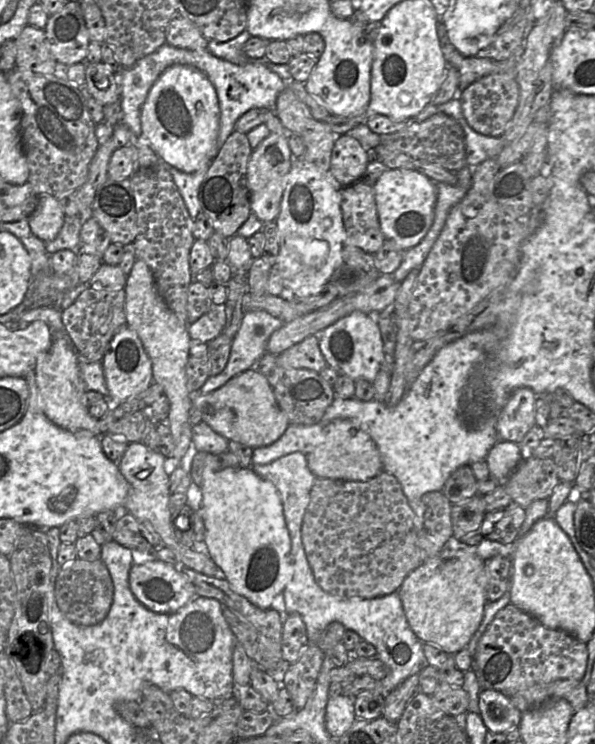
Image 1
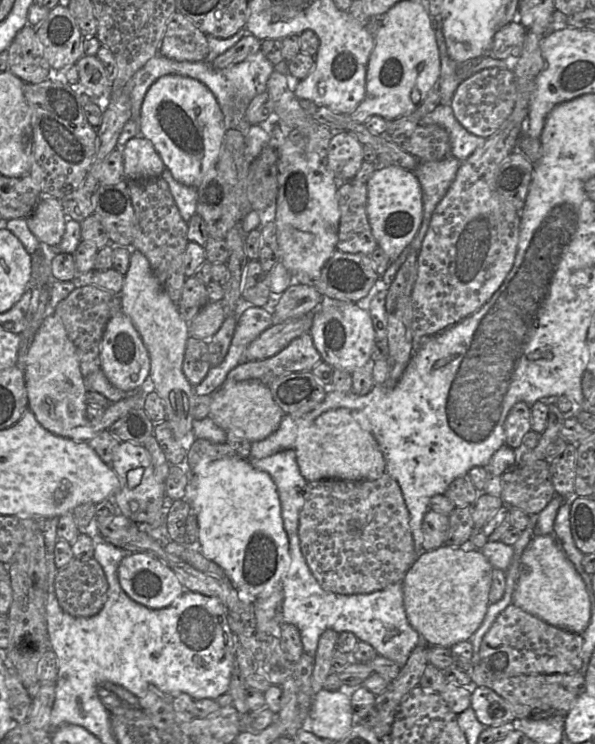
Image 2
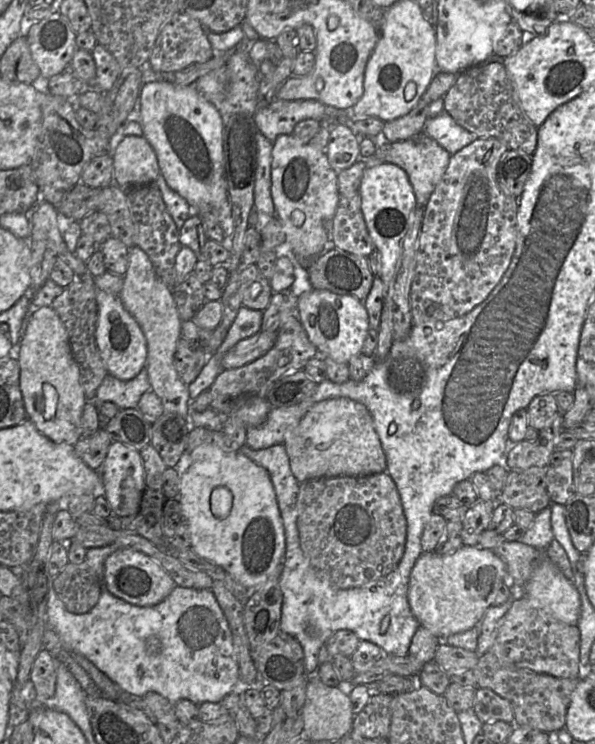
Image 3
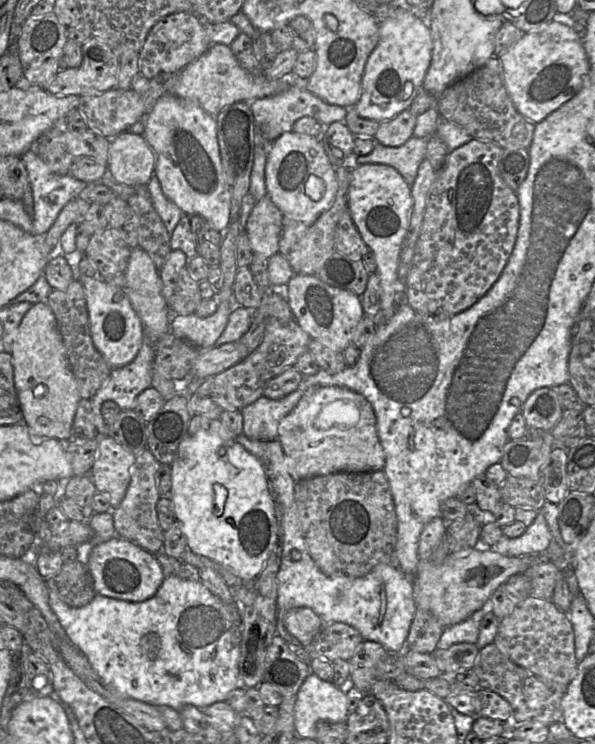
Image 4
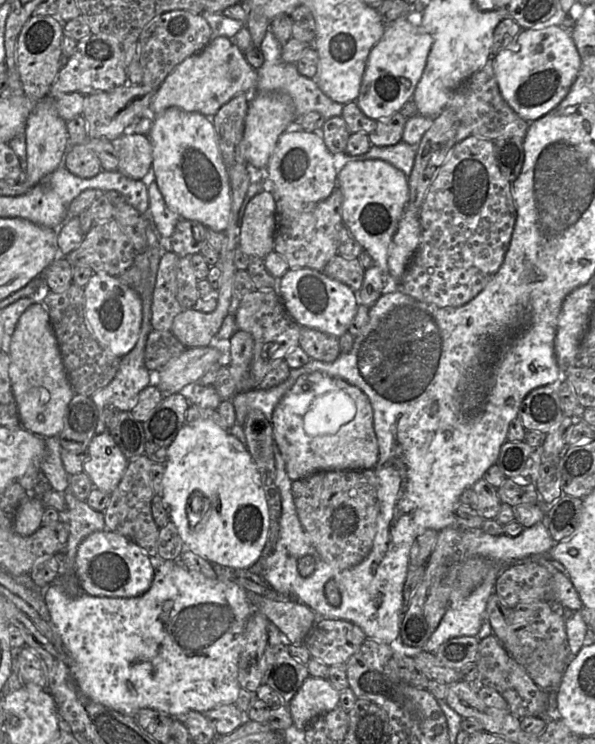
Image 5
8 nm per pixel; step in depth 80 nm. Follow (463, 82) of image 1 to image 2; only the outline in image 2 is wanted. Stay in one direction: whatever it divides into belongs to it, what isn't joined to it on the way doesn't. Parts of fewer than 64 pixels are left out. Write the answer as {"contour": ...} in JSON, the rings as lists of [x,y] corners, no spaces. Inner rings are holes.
{"contour":[[[434,17],[433,28],[441,60],[441,78],[439,80],[440,105],[451,105],[459,84],[481,70],[493,67],[513,70],[512,60],[497,59],[490,54],[463,63],[455,62],[447,51],[445,36],[442,30],[442,19],[439,22],[438,18]]]}

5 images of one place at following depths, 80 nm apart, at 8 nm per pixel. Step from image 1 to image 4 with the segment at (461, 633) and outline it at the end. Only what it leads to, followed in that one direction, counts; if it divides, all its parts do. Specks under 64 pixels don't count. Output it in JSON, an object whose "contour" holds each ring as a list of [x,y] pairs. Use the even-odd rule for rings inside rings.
{"contour":[[[470,548],[450,553],[438,565],[430,565],[427,561],[421,561],[418,574],[416,569],[414,582],[413,592],[416,606],[430,612],[444,628],[458,624],[481,609],[495,590],[511,576],[524,573],[543,559],[545,559],[544,553],[509,557],[491,549]]]}

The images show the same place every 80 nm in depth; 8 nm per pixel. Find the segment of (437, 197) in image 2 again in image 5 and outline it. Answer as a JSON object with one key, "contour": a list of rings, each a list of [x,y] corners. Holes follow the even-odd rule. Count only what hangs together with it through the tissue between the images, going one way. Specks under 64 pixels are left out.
{"contour":[[[404,141],[390,146],[372,145],[367,153],[352,156],[352,161],[367,159],[384,160],[403,171],[404,174],[409,177],[414,165],[417,150],[418,146],[410,145]]]}

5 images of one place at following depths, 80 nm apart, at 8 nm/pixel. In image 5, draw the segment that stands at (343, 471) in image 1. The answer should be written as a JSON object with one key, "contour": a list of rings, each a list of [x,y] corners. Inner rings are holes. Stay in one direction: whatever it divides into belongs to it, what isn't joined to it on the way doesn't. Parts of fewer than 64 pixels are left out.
{"contour":[[[319,371],[301,375],[276,405],[270,423],[292,481],[318,472],[374,469],[378,463],[370,400],[341,378]]]}

